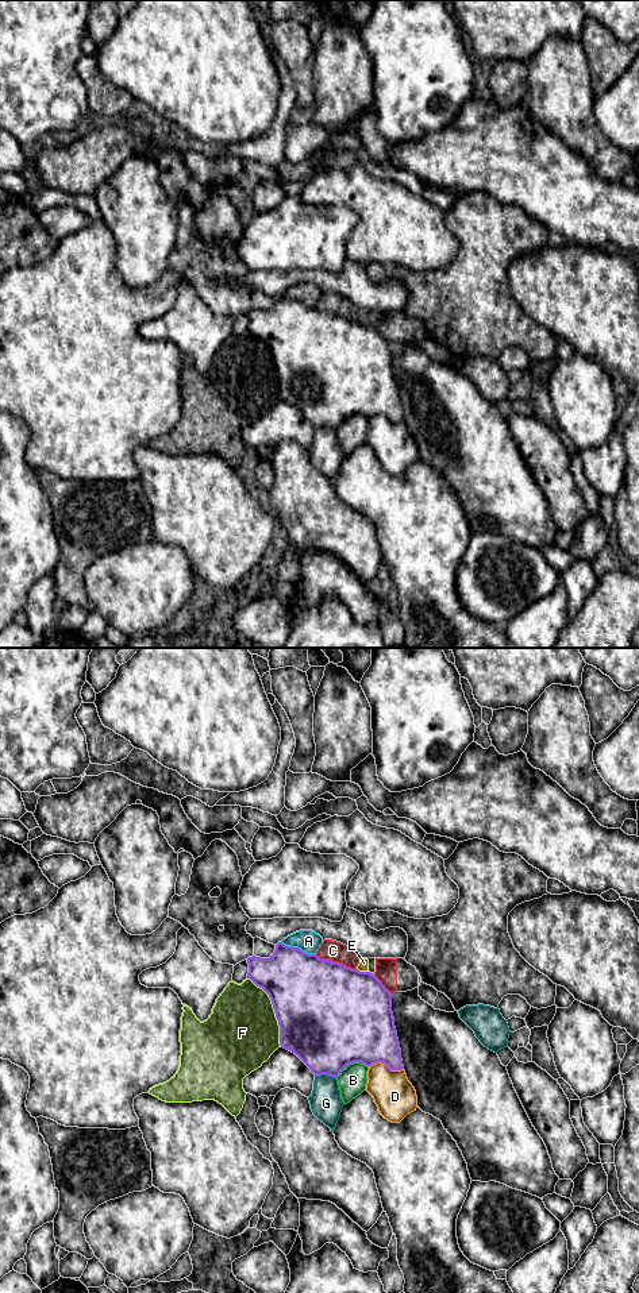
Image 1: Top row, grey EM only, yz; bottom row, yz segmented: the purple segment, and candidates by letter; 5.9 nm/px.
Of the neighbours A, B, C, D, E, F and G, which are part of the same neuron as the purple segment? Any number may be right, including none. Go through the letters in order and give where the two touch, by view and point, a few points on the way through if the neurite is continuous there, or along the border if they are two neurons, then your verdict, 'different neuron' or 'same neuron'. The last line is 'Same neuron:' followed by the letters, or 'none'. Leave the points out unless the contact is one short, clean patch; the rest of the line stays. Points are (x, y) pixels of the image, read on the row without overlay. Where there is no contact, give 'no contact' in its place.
A: contact yz (297, 300); different neuron
B: contact yz (351, 415); different neuron
C: contact yz (335, 315); different neuron
D: contact yz (387, 417); different neuron
E: contact yz (362, 324); border yz (357, 320), (368, 324); different neuron
F: contact yz (274, 363); different neuron
G: contact yz (326, 425); different neuron
Same neuron: none

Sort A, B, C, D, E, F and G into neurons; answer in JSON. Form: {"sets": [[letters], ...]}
{"sets": [["A"], ["B"], ["C", "E", "F"], ["D"], ["G"]]}

